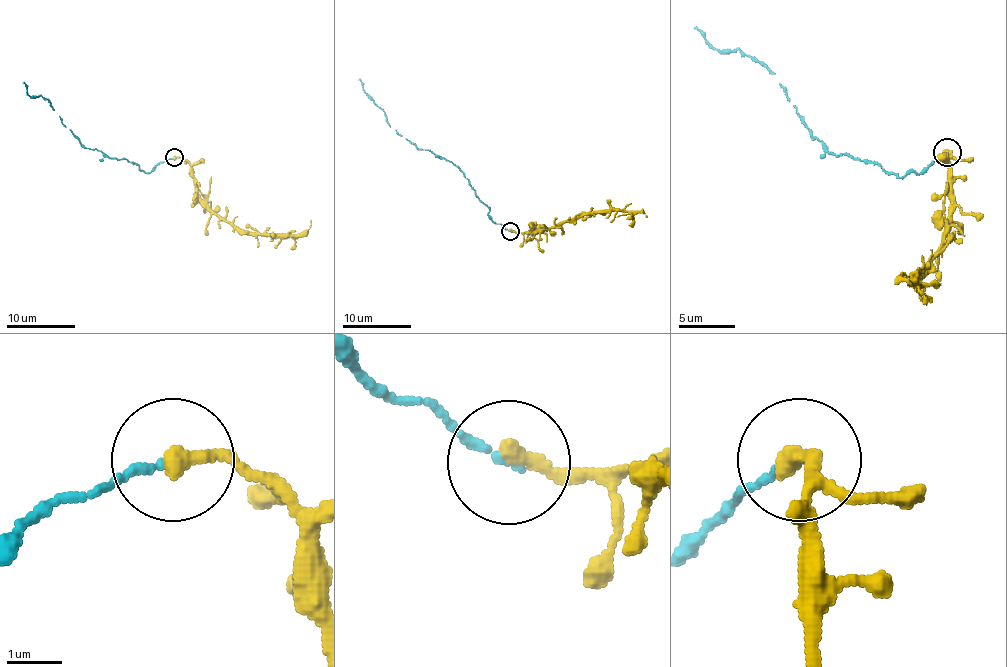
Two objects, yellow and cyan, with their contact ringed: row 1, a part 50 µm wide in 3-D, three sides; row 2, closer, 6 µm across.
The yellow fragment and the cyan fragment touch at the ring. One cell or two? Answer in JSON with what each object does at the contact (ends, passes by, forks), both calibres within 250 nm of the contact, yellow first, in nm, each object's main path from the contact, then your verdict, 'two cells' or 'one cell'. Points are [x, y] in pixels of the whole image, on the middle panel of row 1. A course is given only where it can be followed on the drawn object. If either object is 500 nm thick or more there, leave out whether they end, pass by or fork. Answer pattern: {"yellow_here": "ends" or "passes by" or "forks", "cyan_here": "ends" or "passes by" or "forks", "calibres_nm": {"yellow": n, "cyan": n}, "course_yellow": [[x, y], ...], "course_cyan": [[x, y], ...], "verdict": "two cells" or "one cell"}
{"yellow_here": "ends", "cyan_here": "ends", "calibres_nm": {"yellow": 360, "cyan": 160}, "course_yellow": [[510, 232], [542, 233], [581, 214], [639, 211], [646, 216]], "course_cyan": [[510, 232], [489, 214], [489, 209], [462, 170], [421, 150], [390, 128], [384, 111], [367, 94], [360, 78]], "verdict": "two cells"}

